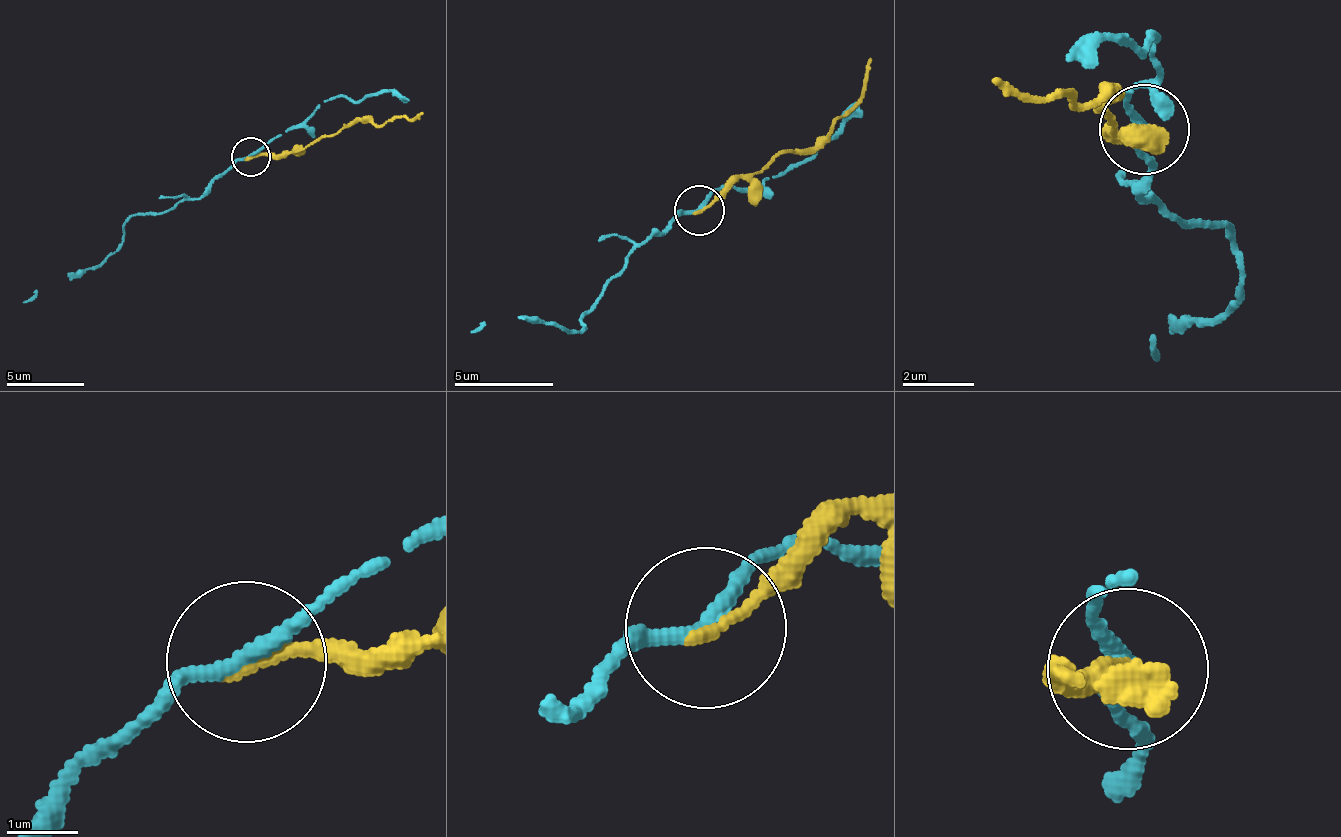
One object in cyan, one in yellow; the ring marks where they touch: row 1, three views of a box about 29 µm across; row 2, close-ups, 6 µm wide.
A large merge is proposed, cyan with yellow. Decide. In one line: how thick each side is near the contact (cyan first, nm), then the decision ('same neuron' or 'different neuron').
200/170 nm | different neuron

